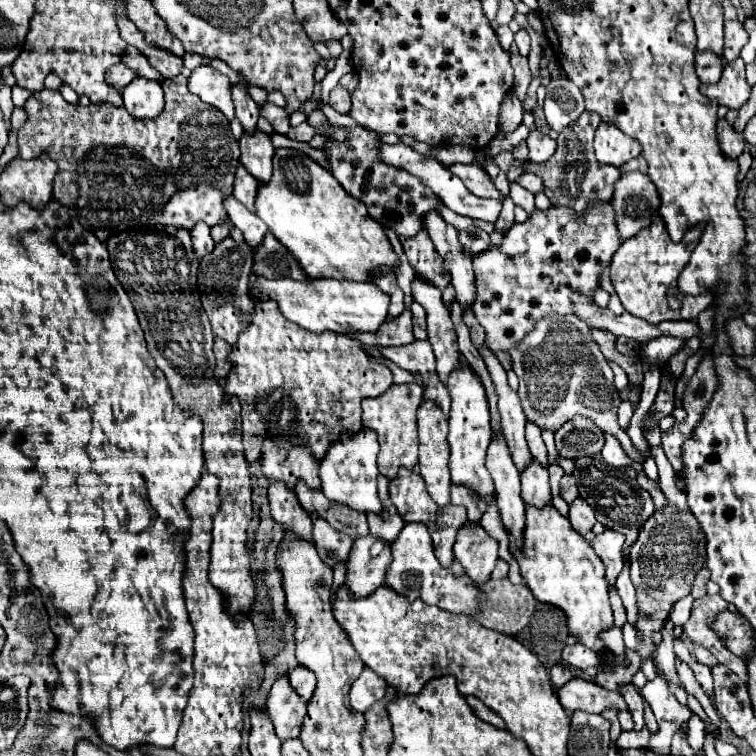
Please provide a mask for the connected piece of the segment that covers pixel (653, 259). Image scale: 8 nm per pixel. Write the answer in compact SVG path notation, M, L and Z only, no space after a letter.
M655 213L653 221L649 227L645 227L643 231L639 231L635 237L627 239L615 253L609 269L611 269L611 283L615 287L615 293L619 295L623 307L627 313L637 315L653 325L661 323L661 321L679 321L679 319L689 319L695 321L697 315L701 311L705 311L711 303L713 297L711 293L703 293L703 295L679 295L681 299L681 307L677 311L673 311L667 305L667 289L669 287L677 287L677 279L679 273L683 271L683 267L687 265L695 245L699 243L699 237L703 235L703 227L705 225L695 225L691 227L683 239L679 243L673 243L663 219Z

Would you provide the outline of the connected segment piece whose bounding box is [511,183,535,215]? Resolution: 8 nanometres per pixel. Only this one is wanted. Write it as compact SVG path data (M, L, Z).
M511 183L511 199L515 205L523 207L527 211L527 215L531 215L535 211L535 203L533 203L533 195L527 193L527 189L519 187L517 183Z

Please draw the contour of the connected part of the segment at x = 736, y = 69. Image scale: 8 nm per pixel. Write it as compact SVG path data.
M741 59L725 63L719 83L701 85L701 93L709 99L715 99L719 105L739 109L751 93L751 87L745 81L745 63Z

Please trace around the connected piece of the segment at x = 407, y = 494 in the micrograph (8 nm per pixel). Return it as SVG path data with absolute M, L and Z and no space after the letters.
M403 467L399 469L397 479L393 479L391 485L389 485L389 497L391 497L393 505L397 507L397 513L401 515L403 521L419 521L419 523L427 525L439 563L443 567L451 567L451 563L453 563L453 543L455 543L457 531L467 523L467 513L463 511L463 507L455 507L455 505L439 507L439 505L435 505L431 501L429 493L427 493L427 489L425 489L425 481L421 479L421 475L417 471L407 471Z

